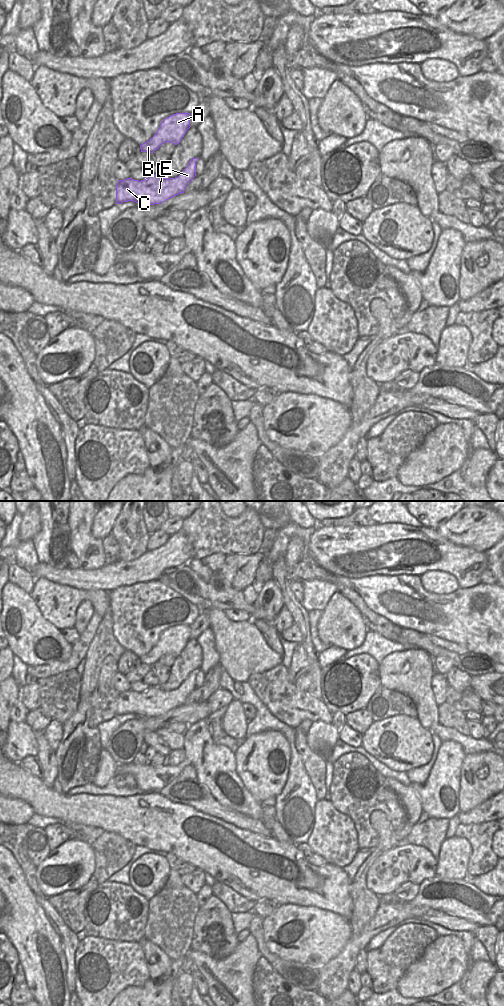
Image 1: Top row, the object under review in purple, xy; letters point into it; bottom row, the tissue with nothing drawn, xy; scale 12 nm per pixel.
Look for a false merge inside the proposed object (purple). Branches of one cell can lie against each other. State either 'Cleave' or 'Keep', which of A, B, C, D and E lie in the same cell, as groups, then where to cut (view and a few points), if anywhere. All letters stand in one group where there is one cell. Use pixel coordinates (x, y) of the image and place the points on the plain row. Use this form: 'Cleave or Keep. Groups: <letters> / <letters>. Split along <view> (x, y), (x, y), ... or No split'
Keep. Groups: A B C D E. No split.

